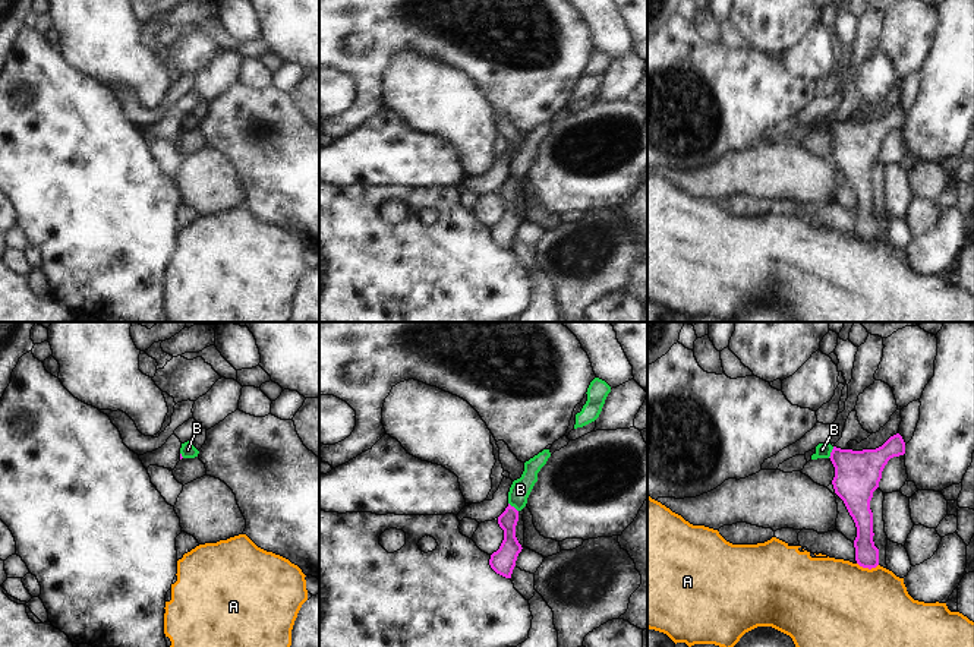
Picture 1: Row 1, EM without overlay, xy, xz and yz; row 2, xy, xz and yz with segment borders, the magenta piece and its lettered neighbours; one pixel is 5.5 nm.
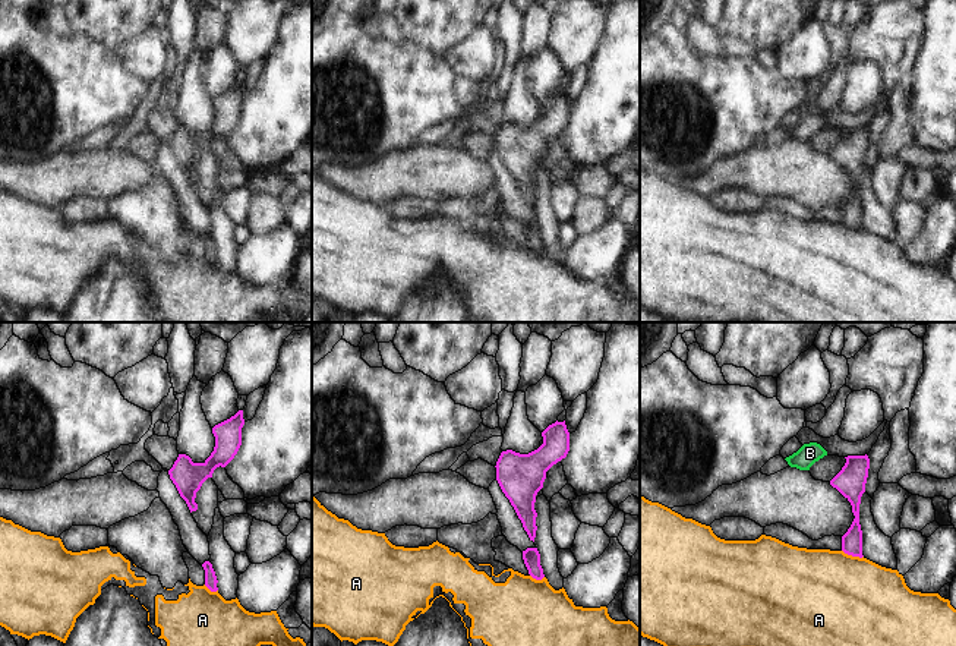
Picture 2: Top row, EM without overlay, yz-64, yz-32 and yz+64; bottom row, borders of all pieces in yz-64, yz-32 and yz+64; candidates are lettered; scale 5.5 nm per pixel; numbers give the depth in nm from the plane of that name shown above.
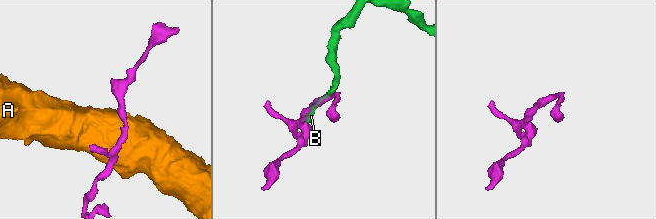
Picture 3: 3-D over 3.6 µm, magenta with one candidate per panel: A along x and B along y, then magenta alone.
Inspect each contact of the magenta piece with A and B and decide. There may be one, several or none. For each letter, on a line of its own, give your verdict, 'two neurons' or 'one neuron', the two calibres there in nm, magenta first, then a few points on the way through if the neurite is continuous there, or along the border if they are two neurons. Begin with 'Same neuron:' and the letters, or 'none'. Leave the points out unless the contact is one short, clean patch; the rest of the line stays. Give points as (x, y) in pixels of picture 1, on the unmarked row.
Same neuron: B
A: two neurons; calibres 130 and 480 nm
B: one neuron; calibres 260 and 80 nm; way yz (857, 145), (844, 132), (831, 125), (822, 122)

